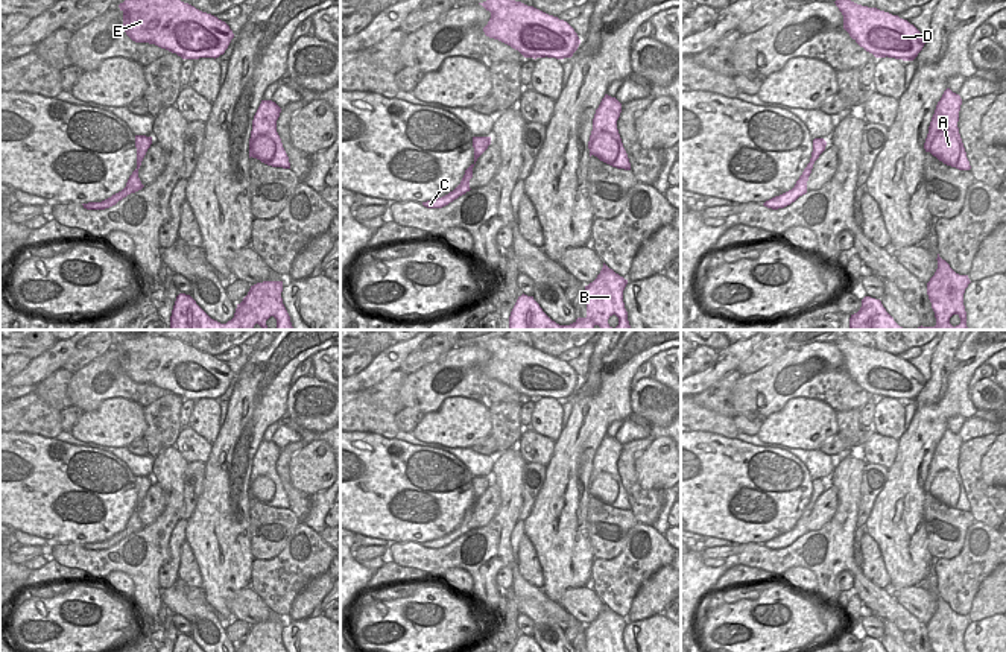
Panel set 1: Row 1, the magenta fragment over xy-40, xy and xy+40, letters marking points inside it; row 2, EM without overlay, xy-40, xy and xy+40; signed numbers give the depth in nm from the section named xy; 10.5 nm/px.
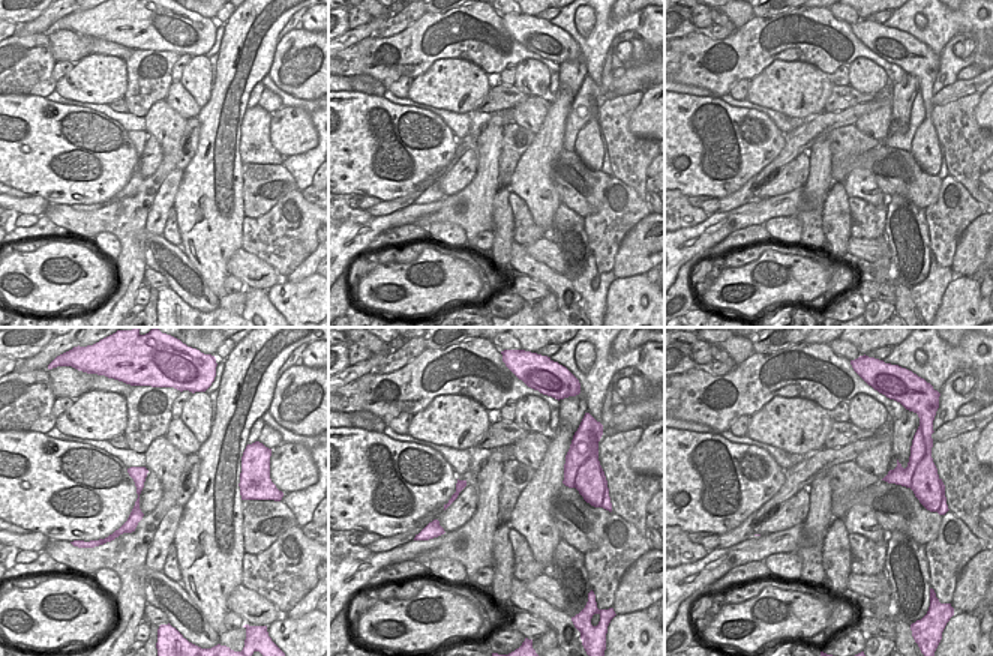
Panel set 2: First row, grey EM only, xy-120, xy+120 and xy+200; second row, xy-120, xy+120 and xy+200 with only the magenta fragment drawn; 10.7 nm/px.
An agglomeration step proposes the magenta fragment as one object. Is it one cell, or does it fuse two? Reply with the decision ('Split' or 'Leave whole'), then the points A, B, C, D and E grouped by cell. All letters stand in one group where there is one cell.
Split. Groups: A D E / B C

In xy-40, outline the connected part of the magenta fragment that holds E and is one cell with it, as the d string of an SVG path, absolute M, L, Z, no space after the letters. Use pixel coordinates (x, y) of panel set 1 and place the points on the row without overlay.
M144 336L119 345L123 371L135 383L149 383L182 400L219 398L234 378L217 357L166 336Z

